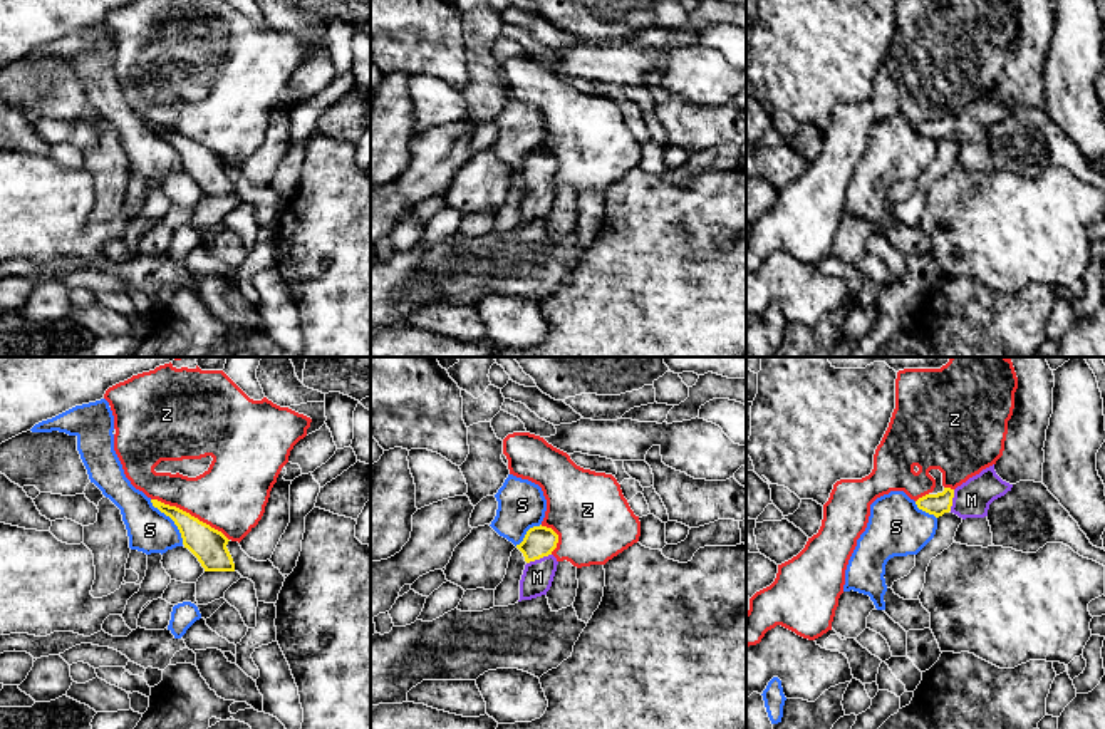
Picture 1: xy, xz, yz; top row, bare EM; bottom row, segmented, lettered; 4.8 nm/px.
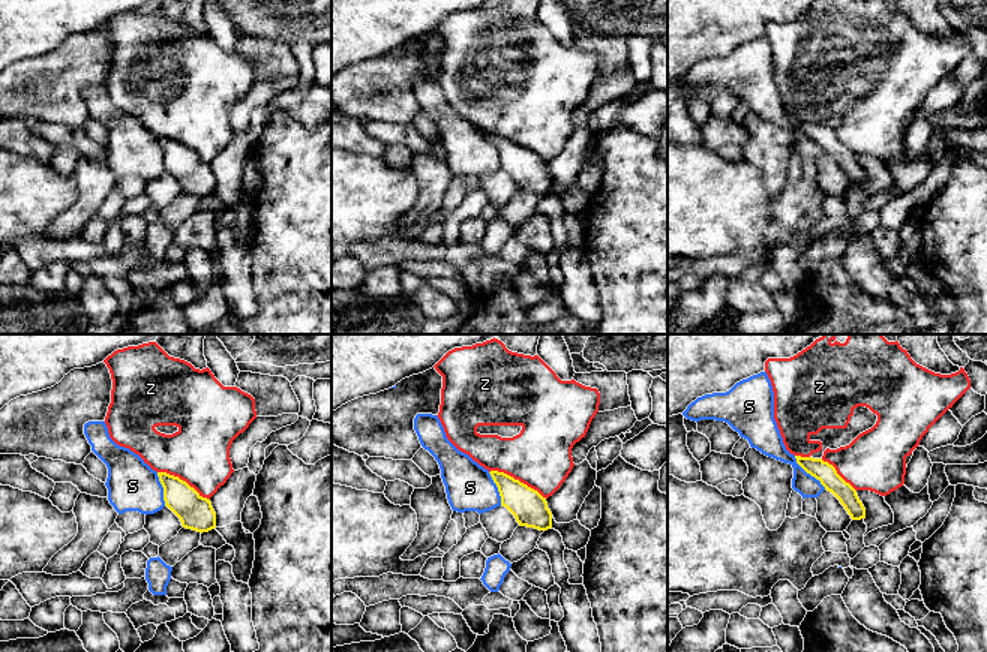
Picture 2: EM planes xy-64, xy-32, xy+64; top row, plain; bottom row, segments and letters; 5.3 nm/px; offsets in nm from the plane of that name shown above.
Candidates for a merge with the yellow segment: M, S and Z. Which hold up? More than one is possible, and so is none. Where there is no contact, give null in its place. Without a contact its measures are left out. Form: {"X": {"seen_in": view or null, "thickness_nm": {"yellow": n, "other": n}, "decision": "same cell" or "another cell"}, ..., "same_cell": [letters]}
{"M": {"seen_in": "xz", "thickness_nm": {"yellow": 150, "other": 150}, "decision": "same cell"}, "S": {"seen_in": "xy", "thickness_nm": {"yellow": 170, "other": 200}, "decision": "another cell"}, "Z": {"seen_in": "xy", "thickness_nm": {"yellow": 170, "other": 340}, "decision": "another cell"}, "same_cell": ["M"]}

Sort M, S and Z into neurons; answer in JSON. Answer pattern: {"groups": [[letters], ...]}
{"groups": [["M"], ["S"], ["Z"]]}

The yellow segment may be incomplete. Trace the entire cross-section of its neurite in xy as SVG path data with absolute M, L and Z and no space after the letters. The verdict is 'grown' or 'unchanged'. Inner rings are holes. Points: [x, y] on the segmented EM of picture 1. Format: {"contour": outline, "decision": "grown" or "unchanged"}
{"contour": "M151 499L151 503L174 521L184 548L198 558L205 571L235 571L233 558L226 548L230 540L221 531L176 506L158 499Z", "decision": "unchanged"}

